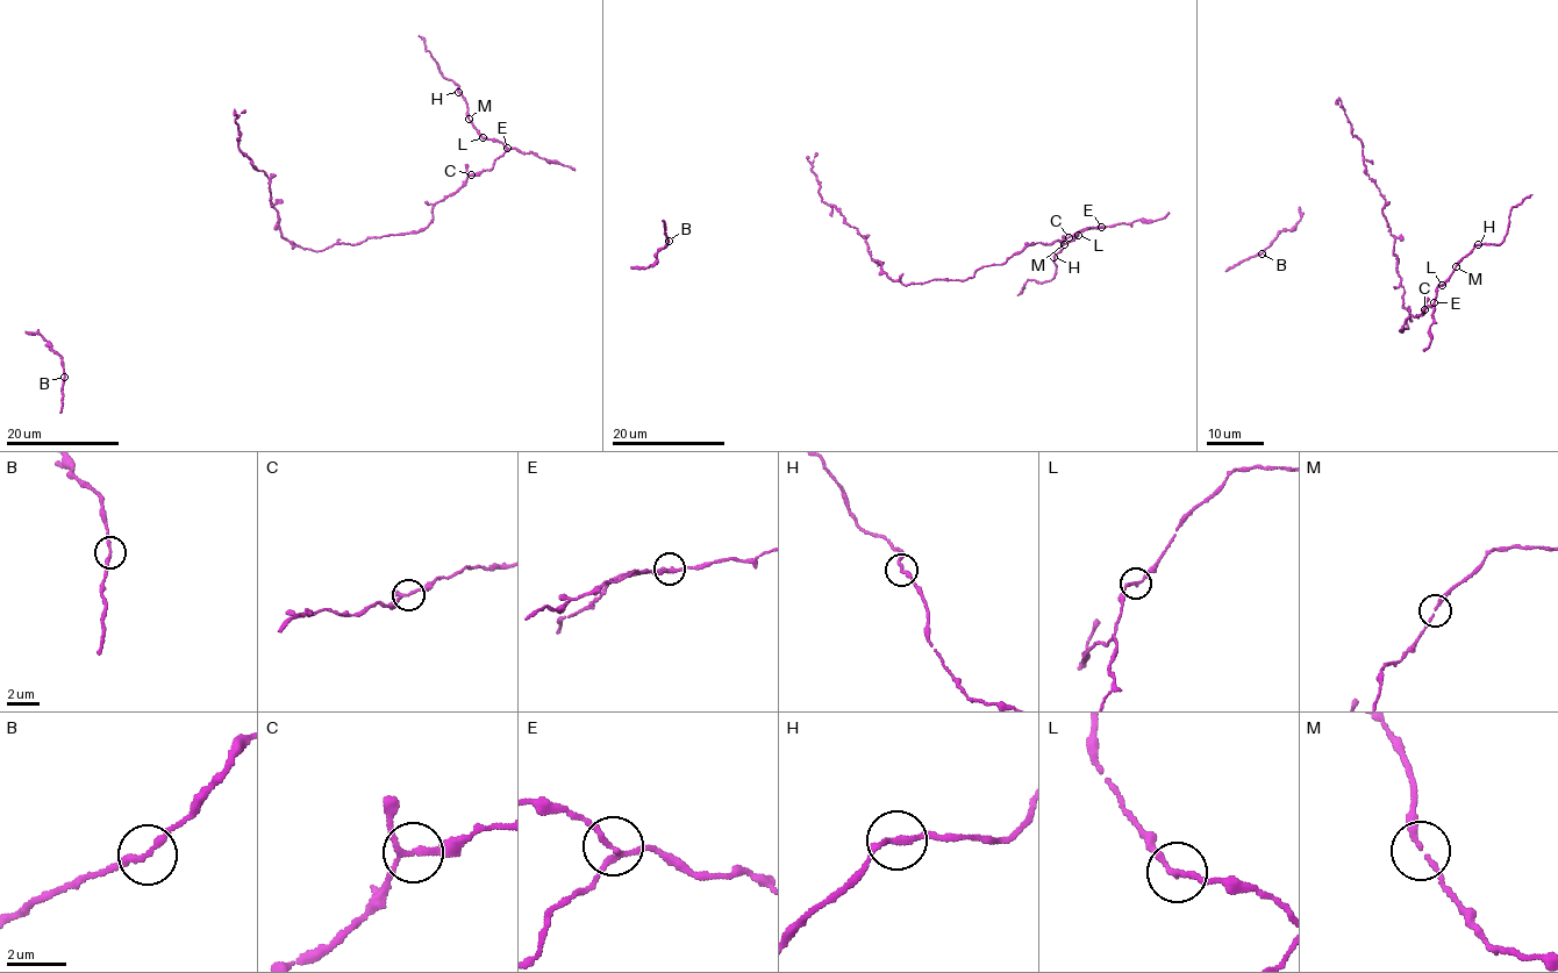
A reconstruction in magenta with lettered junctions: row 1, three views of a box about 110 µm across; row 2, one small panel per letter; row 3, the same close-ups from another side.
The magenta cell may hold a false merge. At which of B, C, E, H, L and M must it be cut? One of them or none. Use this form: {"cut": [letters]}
{"cut": []}

